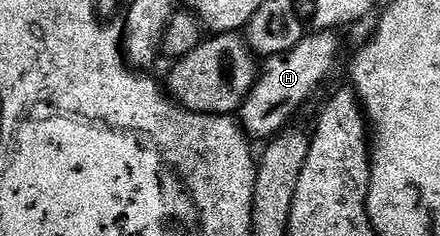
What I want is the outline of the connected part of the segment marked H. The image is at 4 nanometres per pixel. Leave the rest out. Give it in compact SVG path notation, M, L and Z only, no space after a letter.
M312 32L294 48L263 59L256 83L238 111L238 122L249 139L271 140L289 125L292 113L331 72L340 50L336 36L332 32Z

